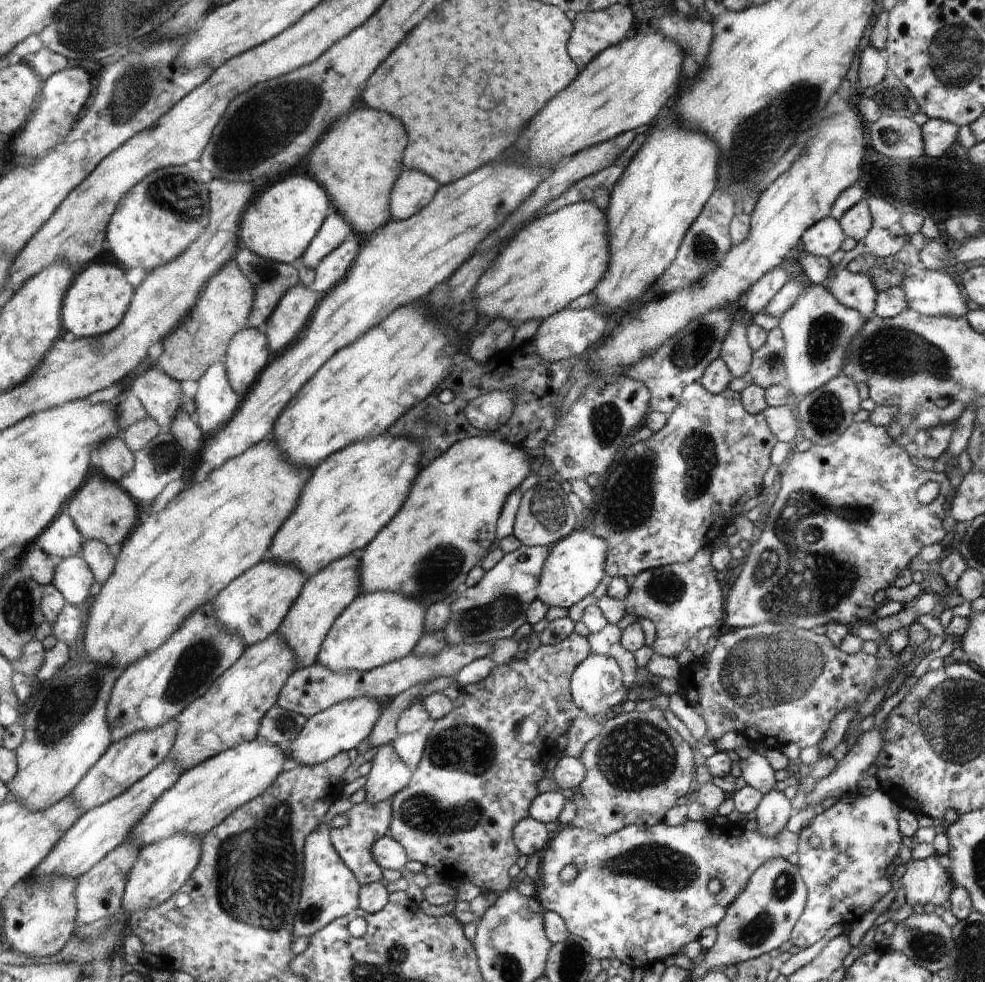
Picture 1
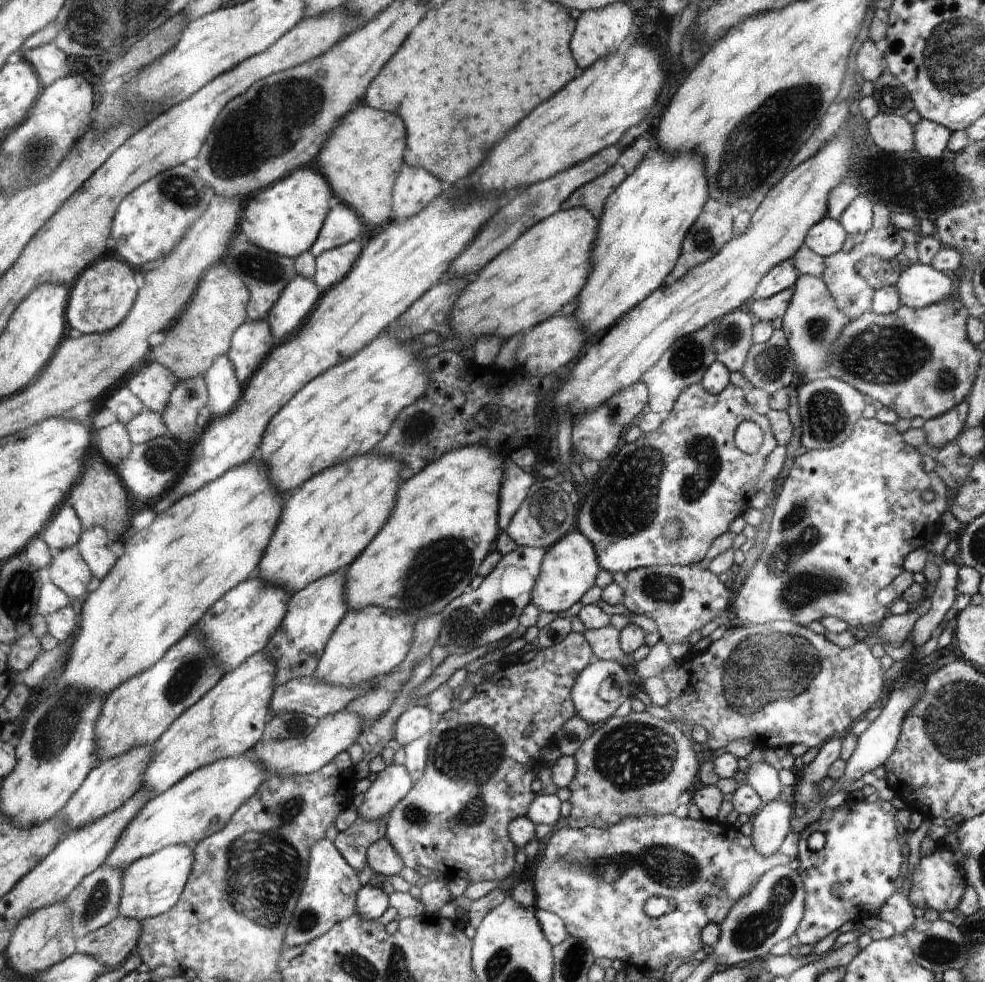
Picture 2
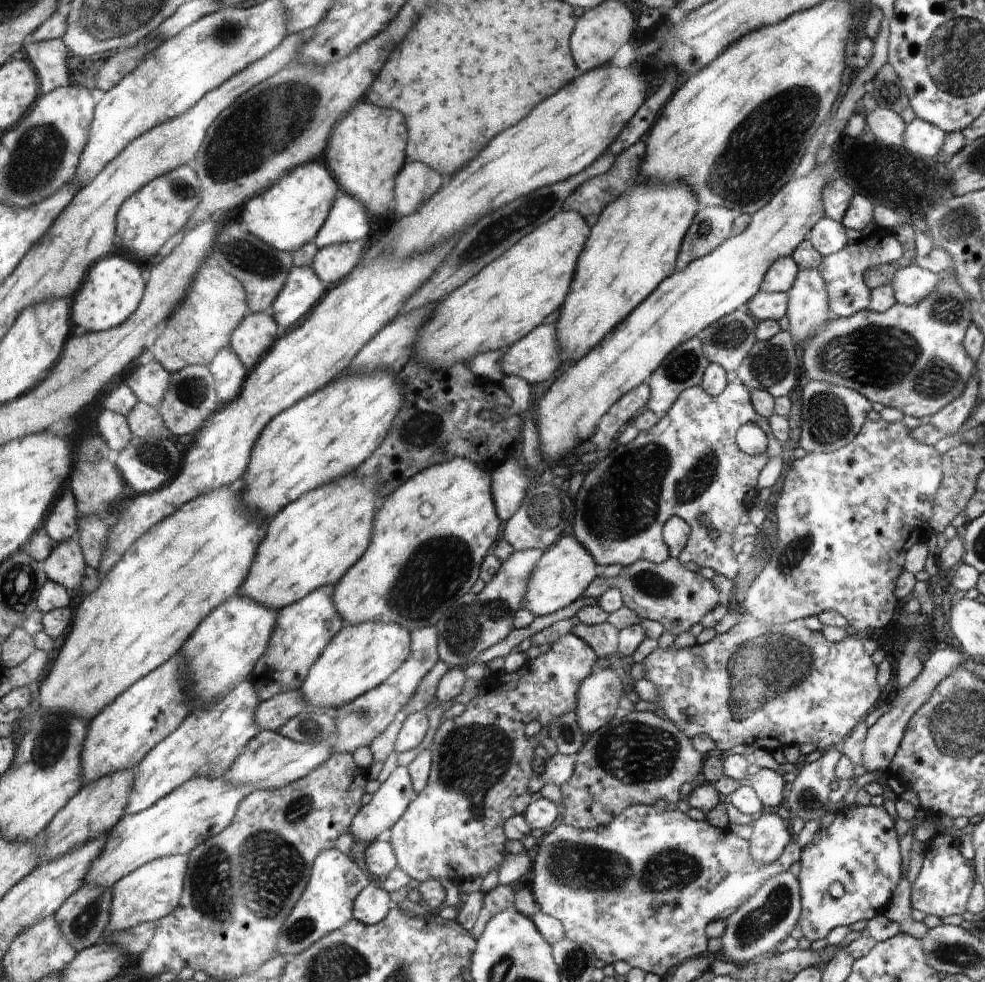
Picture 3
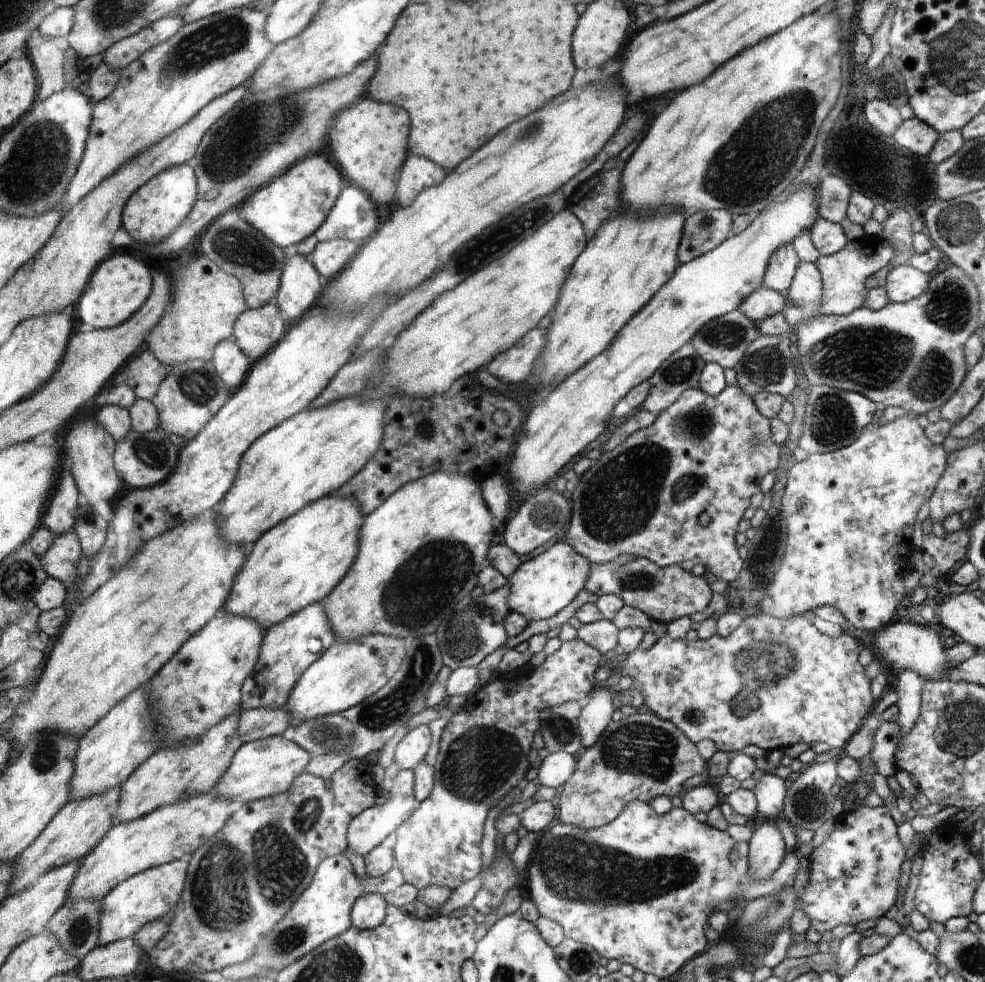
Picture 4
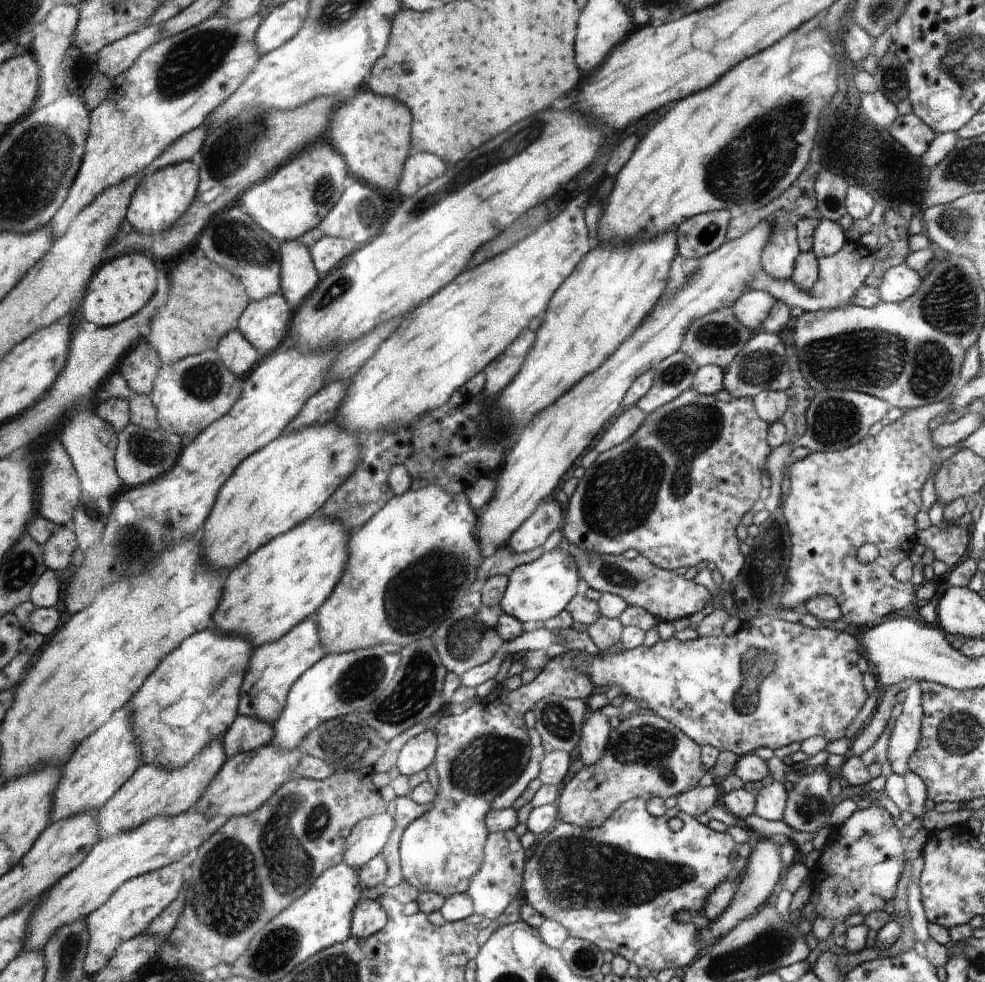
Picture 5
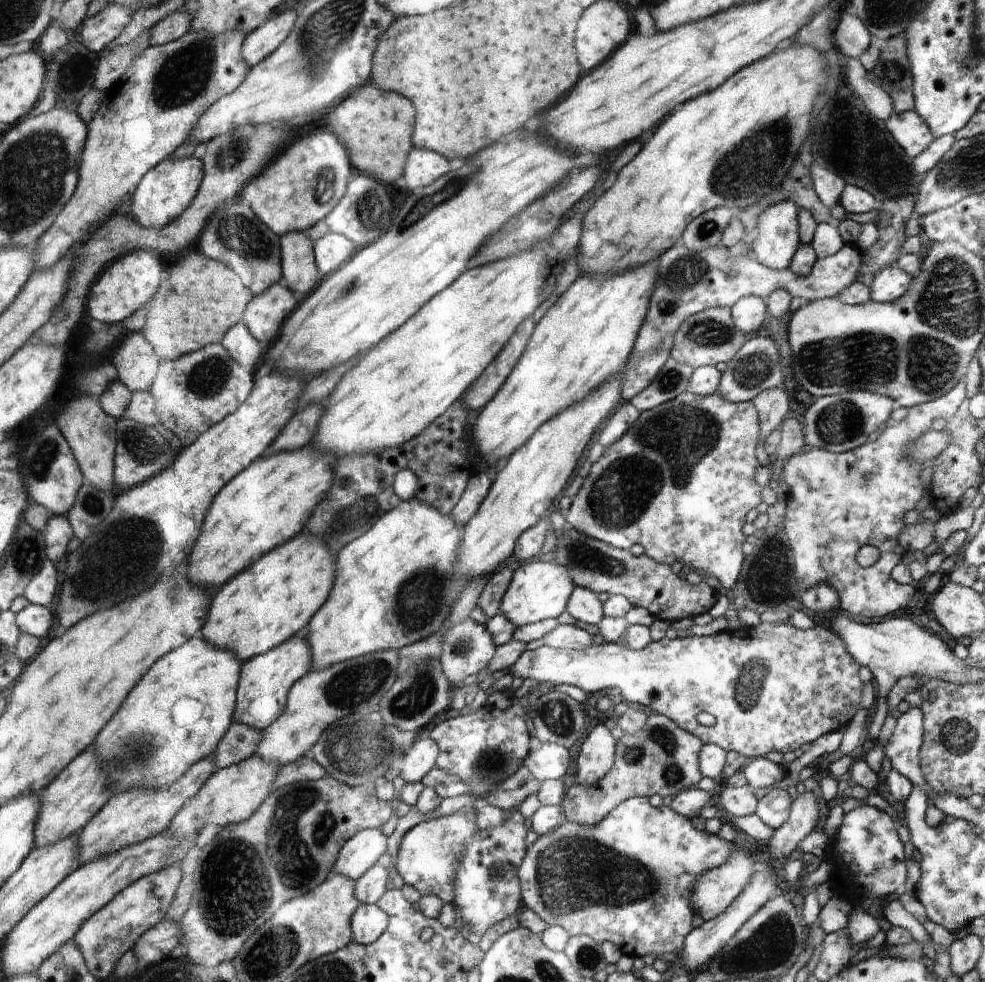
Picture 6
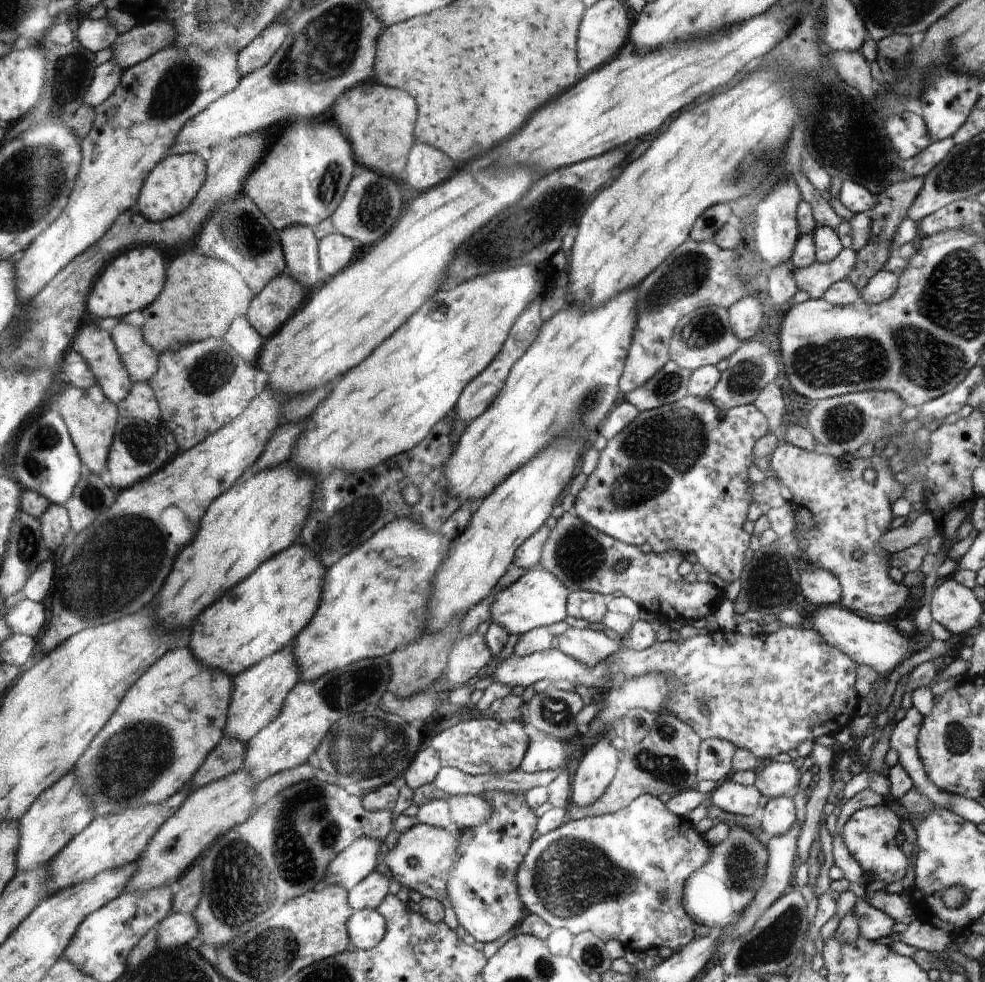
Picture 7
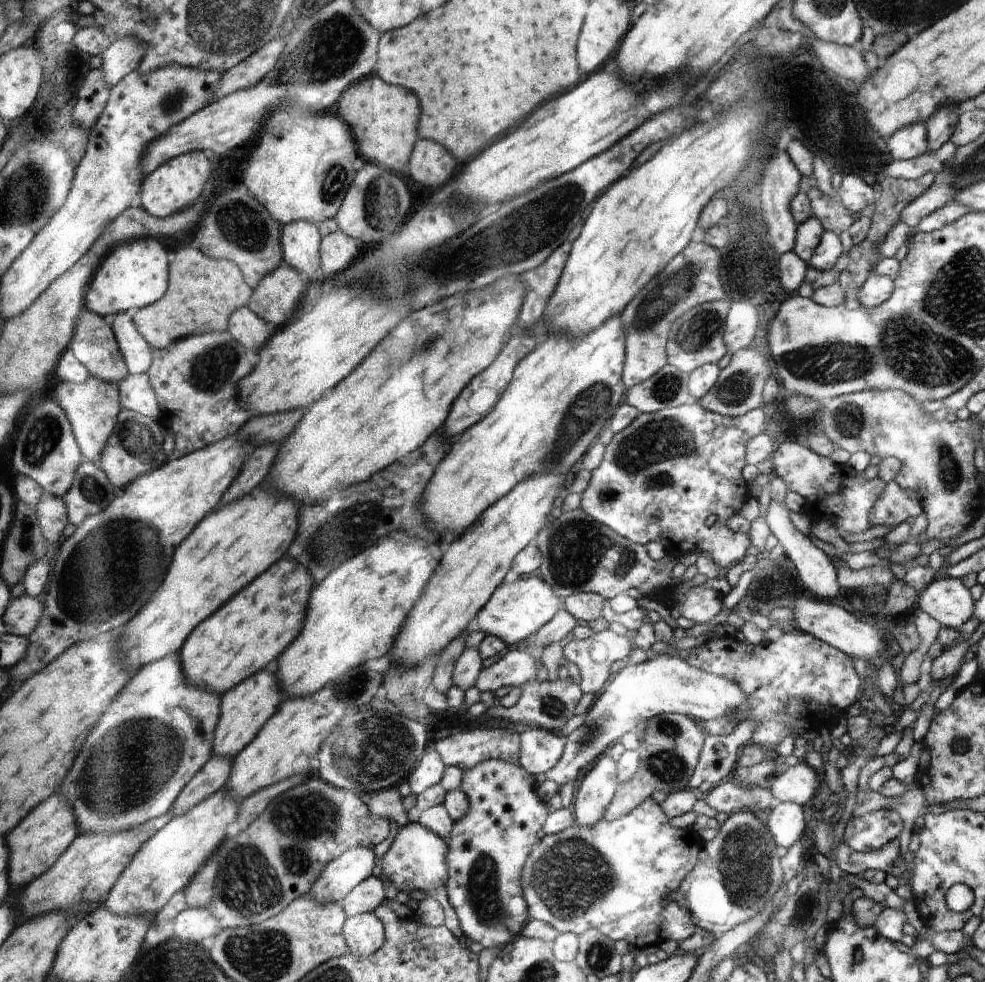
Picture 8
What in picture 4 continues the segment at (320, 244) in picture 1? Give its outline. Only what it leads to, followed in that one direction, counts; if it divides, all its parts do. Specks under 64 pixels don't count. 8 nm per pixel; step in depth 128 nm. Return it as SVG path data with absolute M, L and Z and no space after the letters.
M349 184L348 188L340 192L330 214L315 232L318 242L368 238L378 230L376 205L368 198L364 189Z

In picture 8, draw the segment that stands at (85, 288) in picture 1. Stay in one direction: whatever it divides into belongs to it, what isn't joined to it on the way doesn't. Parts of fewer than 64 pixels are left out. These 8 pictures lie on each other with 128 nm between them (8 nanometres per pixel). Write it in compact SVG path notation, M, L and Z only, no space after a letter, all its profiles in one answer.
M136 240L128 246L122 246L104 262L100 268L100 274L96 274L96 282L92 282L92 288L88 292L88 308L110 316L128 312L130 308L144 308L158 300L162 300L168 292L170 284L170 260L168 250L160 240Z

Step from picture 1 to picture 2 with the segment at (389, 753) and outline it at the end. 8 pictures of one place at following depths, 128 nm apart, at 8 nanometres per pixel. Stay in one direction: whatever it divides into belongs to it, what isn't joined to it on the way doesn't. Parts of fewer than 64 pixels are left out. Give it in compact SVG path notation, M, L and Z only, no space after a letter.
M389 762L371 783L358 809L359 816L368 822L387 818L394 806L410 792L414 780L407 767Z

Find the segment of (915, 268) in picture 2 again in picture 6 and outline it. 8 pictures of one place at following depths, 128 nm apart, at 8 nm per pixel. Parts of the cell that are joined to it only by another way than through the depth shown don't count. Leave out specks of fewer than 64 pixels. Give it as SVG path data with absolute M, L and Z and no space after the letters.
M890 266L882 269L869 286L871 300L887 303L900 298L908 290L912 277L898 267Z

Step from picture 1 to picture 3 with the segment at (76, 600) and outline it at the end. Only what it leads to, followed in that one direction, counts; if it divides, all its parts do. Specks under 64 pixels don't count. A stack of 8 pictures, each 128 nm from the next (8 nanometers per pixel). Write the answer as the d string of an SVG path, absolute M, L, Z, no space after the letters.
M79 539L59 543L45 566L50 580L63 584L69 591L82 587L88 561Z

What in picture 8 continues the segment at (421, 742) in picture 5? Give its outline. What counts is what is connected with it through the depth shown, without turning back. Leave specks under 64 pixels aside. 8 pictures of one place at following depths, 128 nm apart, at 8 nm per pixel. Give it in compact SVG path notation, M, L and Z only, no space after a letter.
M431 747L428 754L424 754L423 760L419 762L409 778L411 792L417 796L430 786L438 784L442 780L444 771L444 761L436 750Z

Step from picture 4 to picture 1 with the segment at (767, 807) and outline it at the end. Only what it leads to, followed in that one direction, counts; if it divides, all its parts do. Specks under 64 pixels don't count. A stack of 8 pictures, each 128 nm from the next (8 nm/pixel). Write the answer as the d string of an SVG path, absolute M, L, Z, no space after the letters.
M755 750L746 759L740 760L741 776L753 789L759 790L763 795L776 788L774 770L768 760Z

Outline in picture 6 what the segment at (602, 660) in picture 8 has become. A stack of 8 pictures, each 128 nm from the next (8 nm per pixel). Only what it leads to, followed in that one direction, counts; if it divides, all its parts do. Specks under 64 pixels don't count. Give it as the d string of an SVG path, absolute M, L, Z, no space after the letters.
M559 625L548 635L531 644L531 647L548 645L557 649L566 650L584 650L588 647L594 647L592 644L594 636L577 625Z

